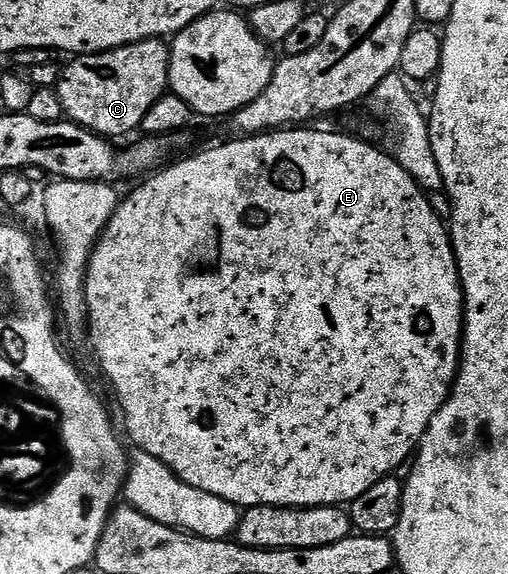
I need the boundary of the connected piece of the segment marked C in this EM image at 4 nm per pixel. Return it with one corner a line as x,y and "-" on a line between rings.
146,38
100,54
80,54
68,62
71,63
62,67
57,87
64,115
78,126
102,134
108,140
119,140
122,134
136,133
141,120
145,120
145,112
149,112
149,108
153,108
153,104
157,104
157,100
169,90
171,48
162,38

